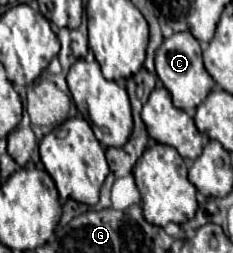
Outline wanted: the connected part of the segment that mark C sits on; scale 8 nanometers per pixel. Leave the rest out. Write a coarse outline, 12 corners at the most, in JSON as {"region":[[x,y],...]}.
{"region":[[175,32],[155,54],[175,106],[193,112],[215,84],[193,34]]}

